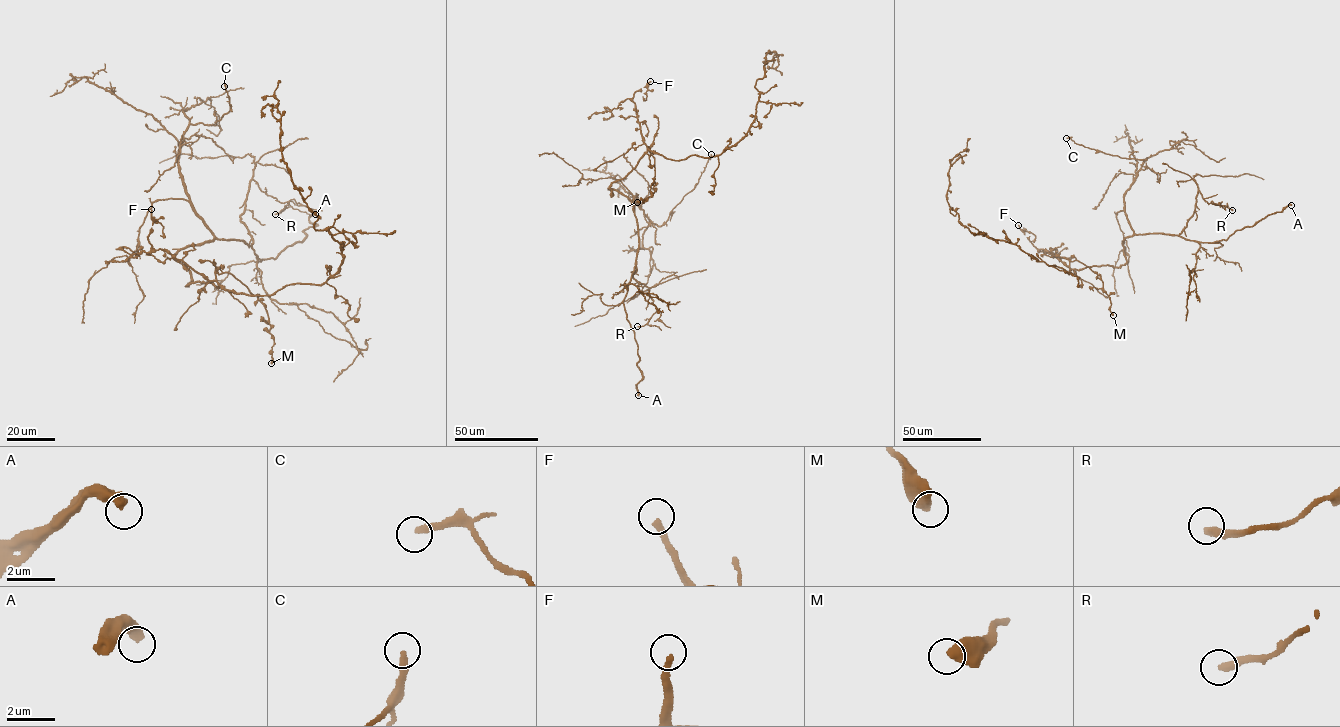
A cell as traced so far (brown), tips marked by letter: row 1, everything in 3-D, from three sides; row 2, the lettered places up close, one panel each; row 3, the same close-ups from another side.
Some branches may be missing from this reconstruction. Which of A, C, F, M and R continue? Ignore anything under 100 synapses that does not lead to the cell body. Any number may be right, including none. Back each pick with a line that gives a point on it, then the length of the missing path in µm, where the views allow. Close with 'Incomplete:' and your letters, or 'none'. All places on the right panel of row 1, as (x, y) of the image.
A: at (1291, 205); about 10 µm are missing
F: at (1018, 225); about 80 µm are missing
Incomplete: A, F

